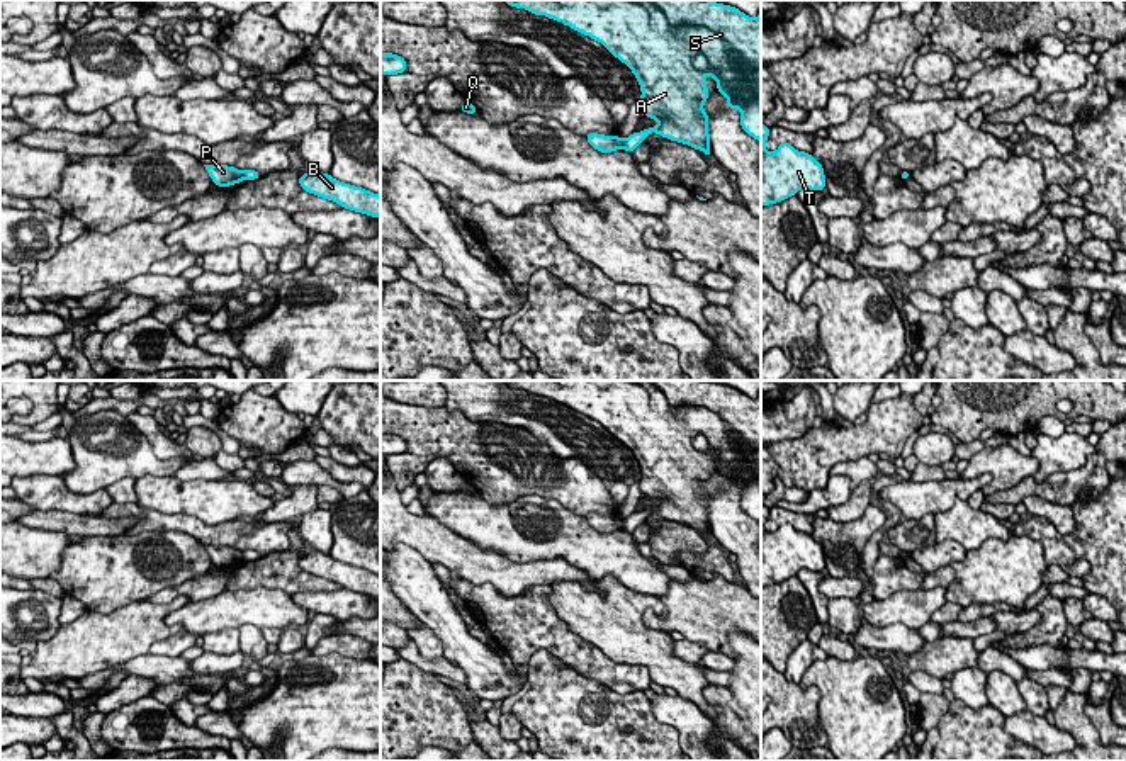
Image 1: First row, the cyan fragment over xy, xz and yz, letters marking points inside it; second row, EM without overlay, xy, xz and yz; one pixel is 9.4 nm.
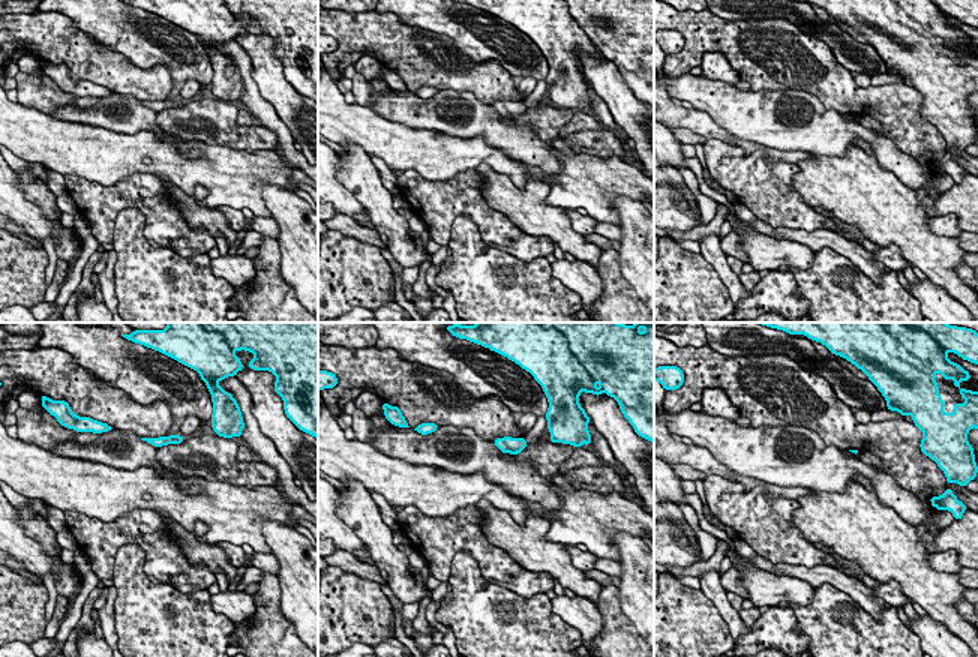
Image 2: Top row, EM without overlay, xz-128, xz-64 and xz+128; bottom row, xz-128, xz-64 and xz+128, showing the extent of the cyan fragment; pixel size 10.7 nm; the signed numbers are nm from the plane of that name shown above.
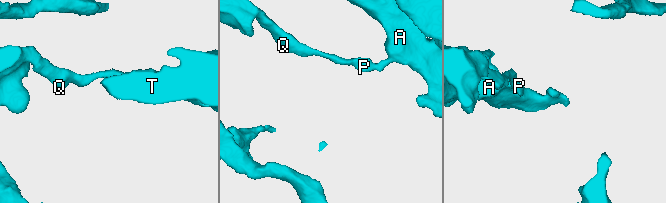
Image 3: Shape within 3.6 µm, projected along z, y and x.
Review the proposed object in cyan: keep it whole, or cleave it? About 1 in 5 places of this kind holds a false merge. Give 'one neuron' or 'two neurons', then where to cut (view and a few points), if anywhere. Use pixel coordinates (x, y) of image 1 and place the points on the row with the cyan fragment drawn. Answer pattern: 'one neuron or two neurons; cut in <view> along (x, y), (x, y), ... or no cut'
two neurons; cut in xz along (622, 140), (624, 148)

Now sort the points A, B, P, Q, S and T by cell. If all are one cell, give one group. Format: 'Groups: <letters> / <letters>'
Groups: A B S T / P Q

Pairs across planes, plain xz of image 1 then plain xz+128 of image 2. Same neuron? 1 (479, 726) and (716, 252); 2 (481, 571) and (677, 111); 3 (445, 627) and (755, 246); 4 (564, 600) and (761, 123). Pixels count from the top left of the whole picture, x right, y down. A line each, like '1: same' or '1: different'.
1: same
2: same
3: same
4: different

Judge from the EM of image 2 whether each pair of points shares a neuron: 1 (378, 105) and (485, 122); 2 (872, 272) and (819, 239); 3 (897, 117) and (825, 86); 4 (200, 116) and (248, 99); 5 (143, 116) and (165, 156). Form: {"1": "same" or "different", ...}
{"1": "same", "2": "same", "3": "same", "4": "different", "5": "different"}

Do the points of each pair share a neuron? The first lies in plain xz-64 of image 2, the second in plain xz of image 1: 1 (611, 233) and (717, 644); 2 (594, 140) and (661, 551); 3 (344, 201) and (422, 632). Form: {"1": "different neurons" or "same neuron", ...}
{"1": "different neurons", "2": "different neurons", "3": "different neurons"}

